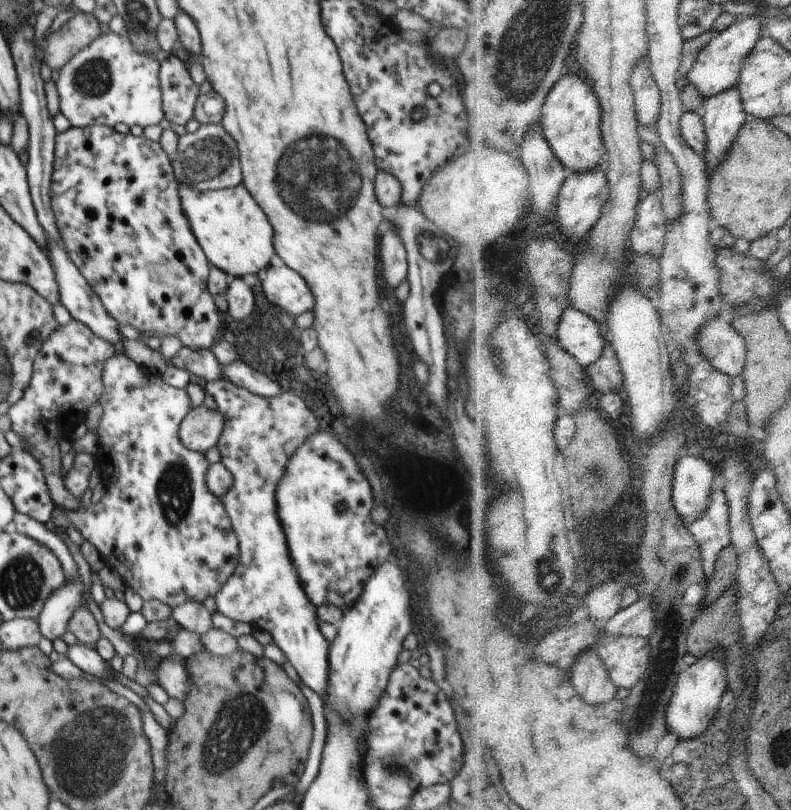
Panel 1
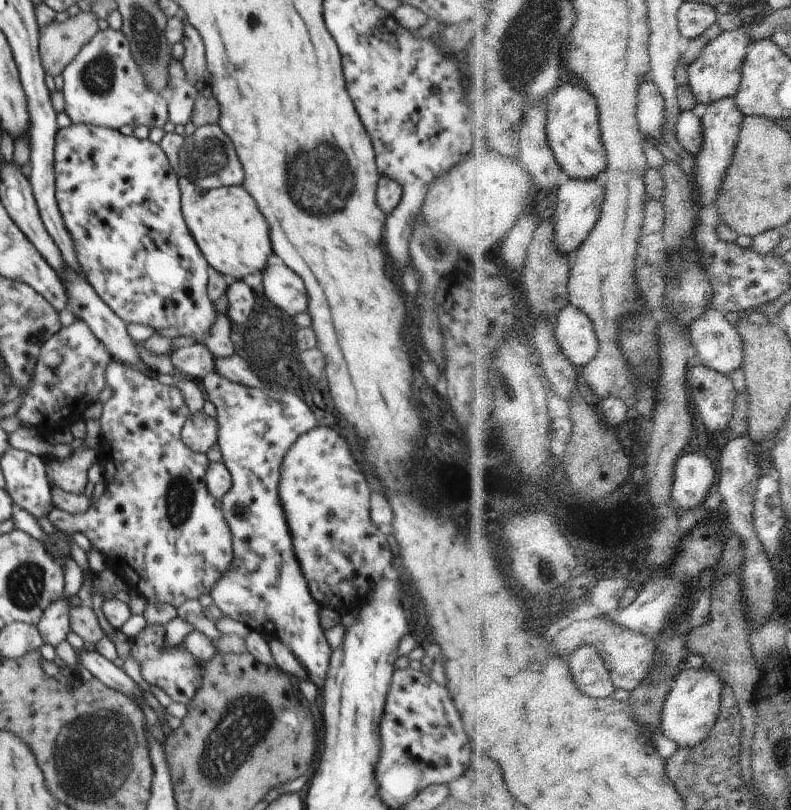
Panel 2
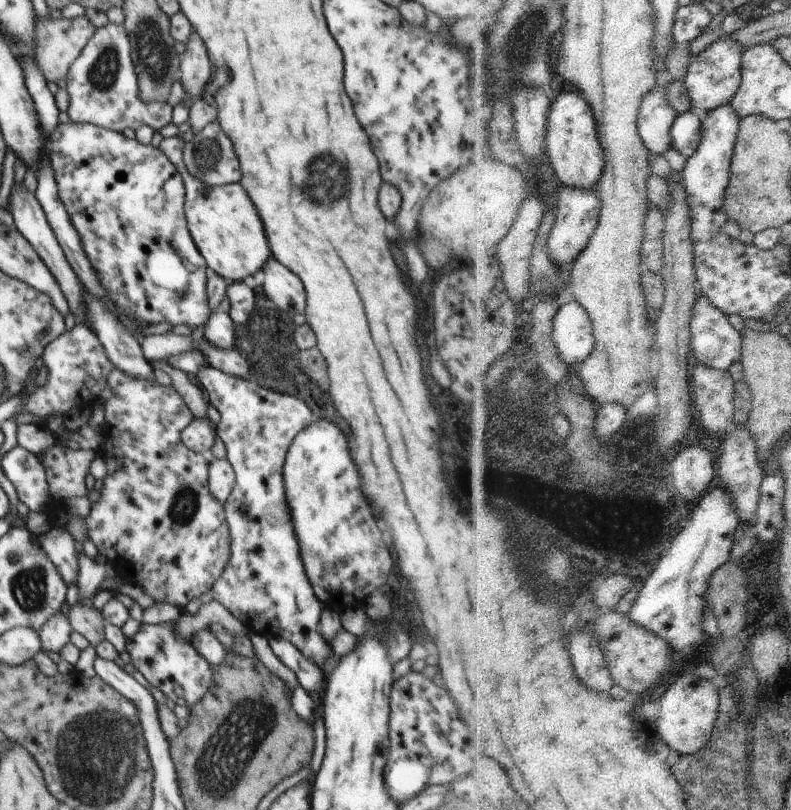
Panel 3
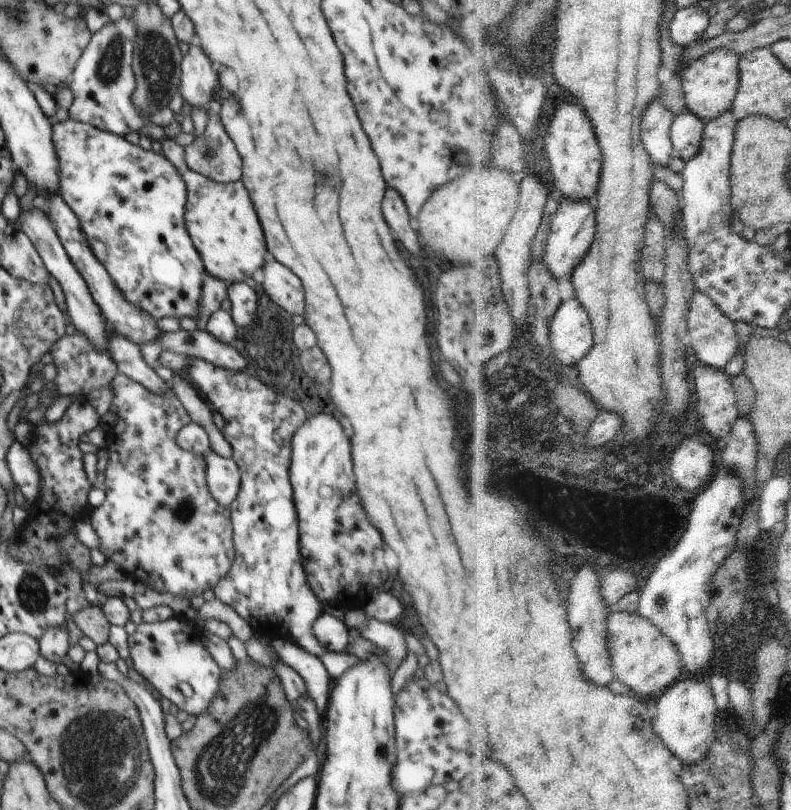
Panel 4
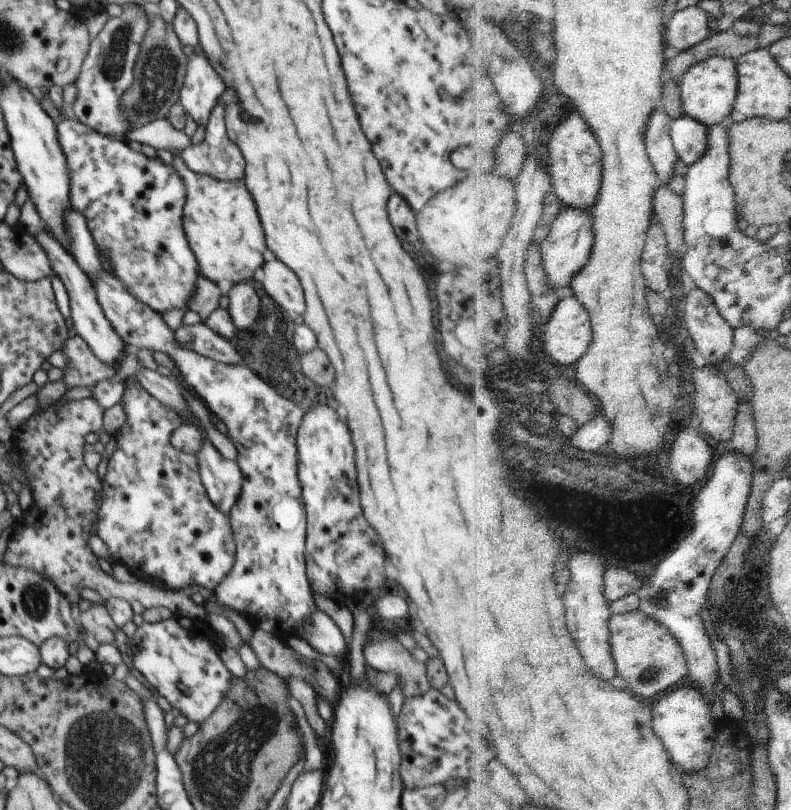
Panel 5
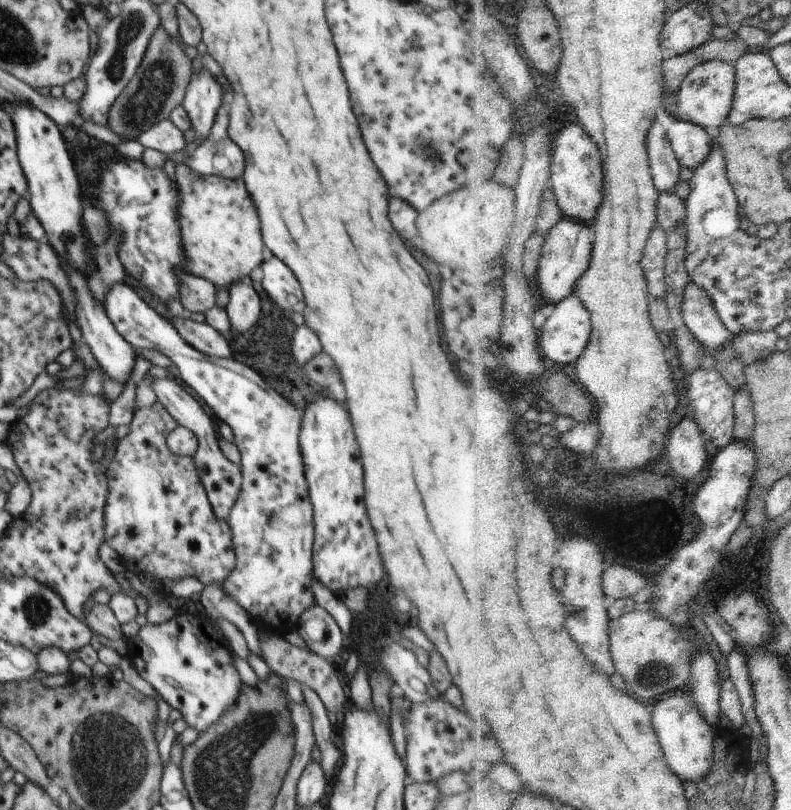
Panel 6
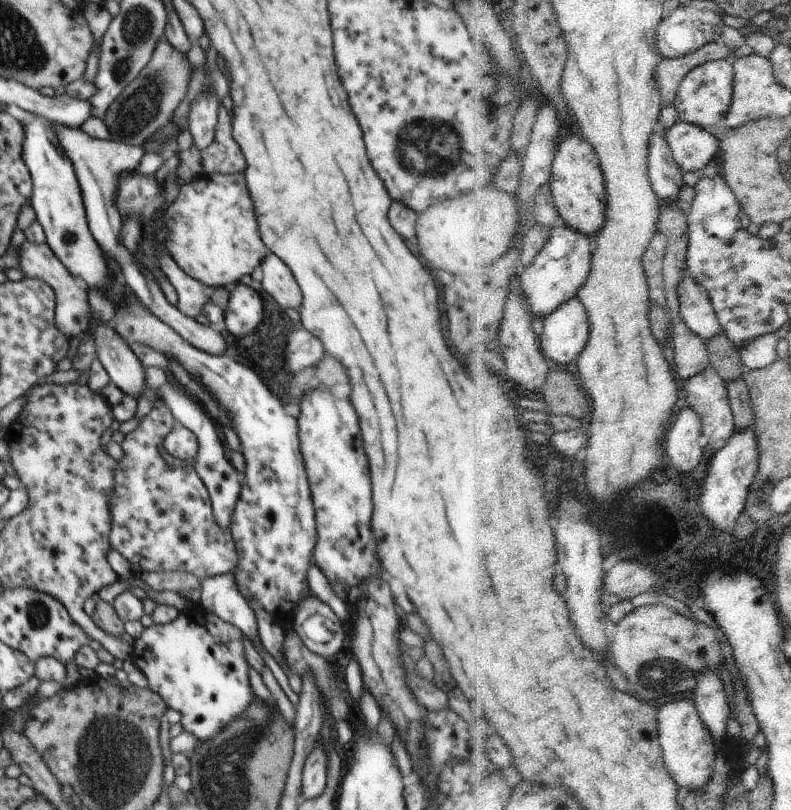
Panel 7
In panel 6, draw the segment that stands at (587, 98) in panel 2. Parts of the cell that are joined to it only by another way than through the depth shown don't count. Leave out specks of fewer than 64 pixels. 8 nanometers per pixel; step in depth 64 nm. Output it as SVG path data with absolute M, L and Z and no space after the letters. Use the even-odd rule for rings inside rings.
M582 122L557 132L552 142L553 178L551 185L566 217L595 226L605 198L605 167L599 145Z

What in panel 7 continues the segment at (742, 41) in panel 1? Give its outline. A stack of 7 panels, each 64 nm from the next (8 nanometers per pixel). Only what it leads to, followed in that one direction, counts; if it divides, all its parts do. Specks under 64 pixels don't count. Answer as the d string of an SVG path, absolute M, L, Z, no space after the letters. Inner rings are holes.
M718 59L707 62L695 68L685 79L680 87L675 105L680 112L680 119L698 126L714 128L720 125L728 114L731 113L733 102L735 101L736 69L735 63L730 64L726 59Z

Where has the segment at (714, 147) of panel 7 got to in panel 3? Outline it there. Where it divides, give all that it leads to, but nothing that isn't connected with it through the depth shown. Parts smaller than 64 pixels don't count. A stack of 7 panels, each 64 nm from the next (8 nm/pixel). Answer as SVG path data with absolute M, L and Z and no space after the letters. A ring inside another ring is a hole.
M694 112L682 113L672 130L674 149L678 150L686 159L691 159L699 152L703 144L704 121Z

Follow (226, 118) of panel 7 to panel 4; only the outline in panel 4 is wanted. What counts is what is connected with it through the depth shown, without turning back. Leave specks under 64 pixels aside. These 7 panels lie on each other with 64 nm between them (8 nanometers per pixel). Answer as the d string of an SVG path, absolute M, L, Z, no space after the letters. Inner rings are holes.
M211 100L208 111L208 124L202 132L202 136L195 138L188 146L185 146L184 158L188 168L214 180L220 184L228 184L240 180L242 176L242 162L234 148L234 142L228 136L220 118L220 101Z

